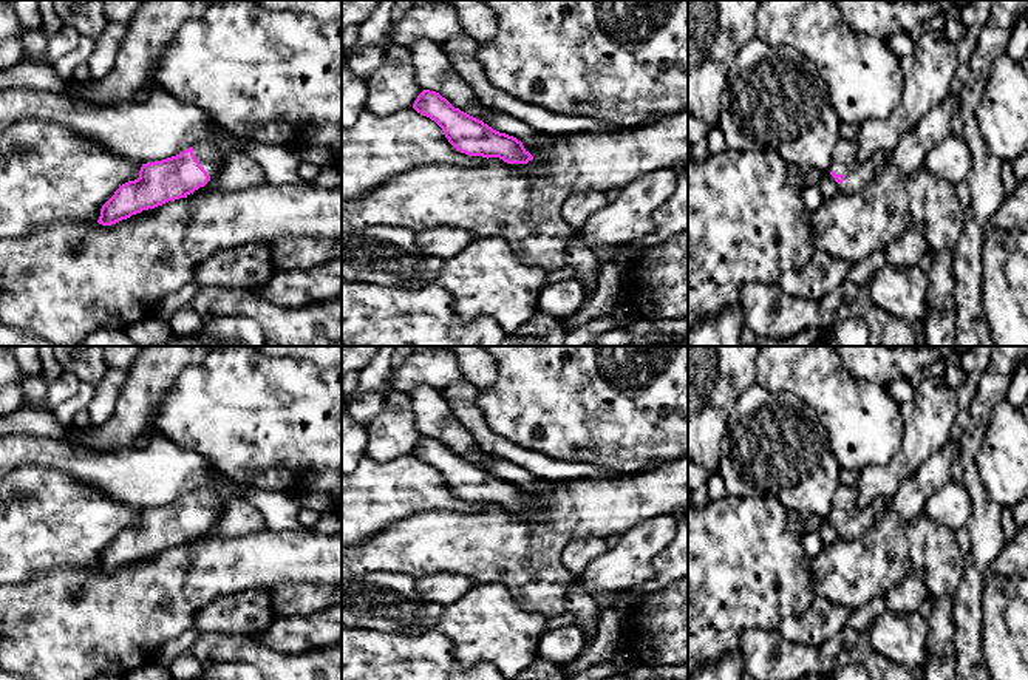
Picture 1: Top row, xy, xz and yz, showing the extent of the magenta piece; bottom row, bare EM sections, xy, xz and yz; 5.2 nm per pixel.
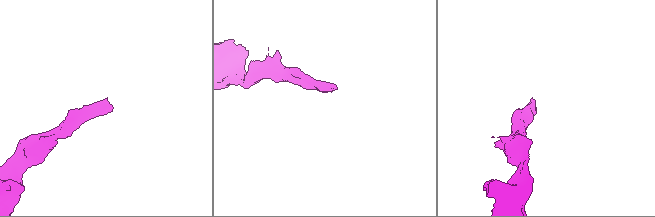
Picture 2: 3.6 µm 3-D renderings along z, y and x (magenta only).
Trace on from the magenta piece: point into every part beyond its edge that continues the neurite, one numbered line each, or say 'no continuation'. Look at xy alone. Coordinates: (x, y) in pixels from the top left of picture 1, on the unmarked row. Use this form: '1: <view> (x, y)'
1: xy (206, 499)

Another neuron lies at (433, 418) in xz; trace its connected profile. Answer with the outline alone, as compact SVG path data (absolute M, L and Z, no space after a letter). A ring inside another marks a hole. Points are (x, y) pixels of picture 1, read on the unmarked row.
M427 385L416 386L410 394L414 427L422 436L439 439L454 454L488 470L493 456L484 451L448 406L442 391Z

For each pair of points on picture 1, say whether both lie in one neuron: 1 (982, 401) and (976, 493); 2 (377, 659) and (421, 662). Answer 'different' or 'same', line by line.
1: same
2: same

